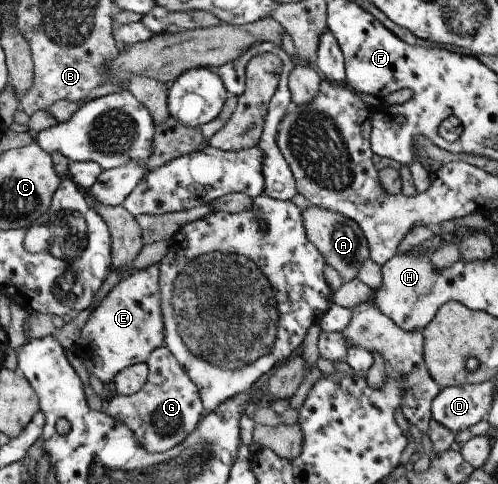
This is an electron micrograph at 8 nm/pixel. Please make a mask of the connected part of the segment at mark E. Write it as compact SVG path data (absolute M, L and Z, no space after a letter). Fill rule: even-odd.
M158 264L130 270L95 307L88 322L82 327L80 341L74 350L84 361L88 373L95 375L103 385L113 382L122 369L148 360L154 349L165 346L158 275Z

